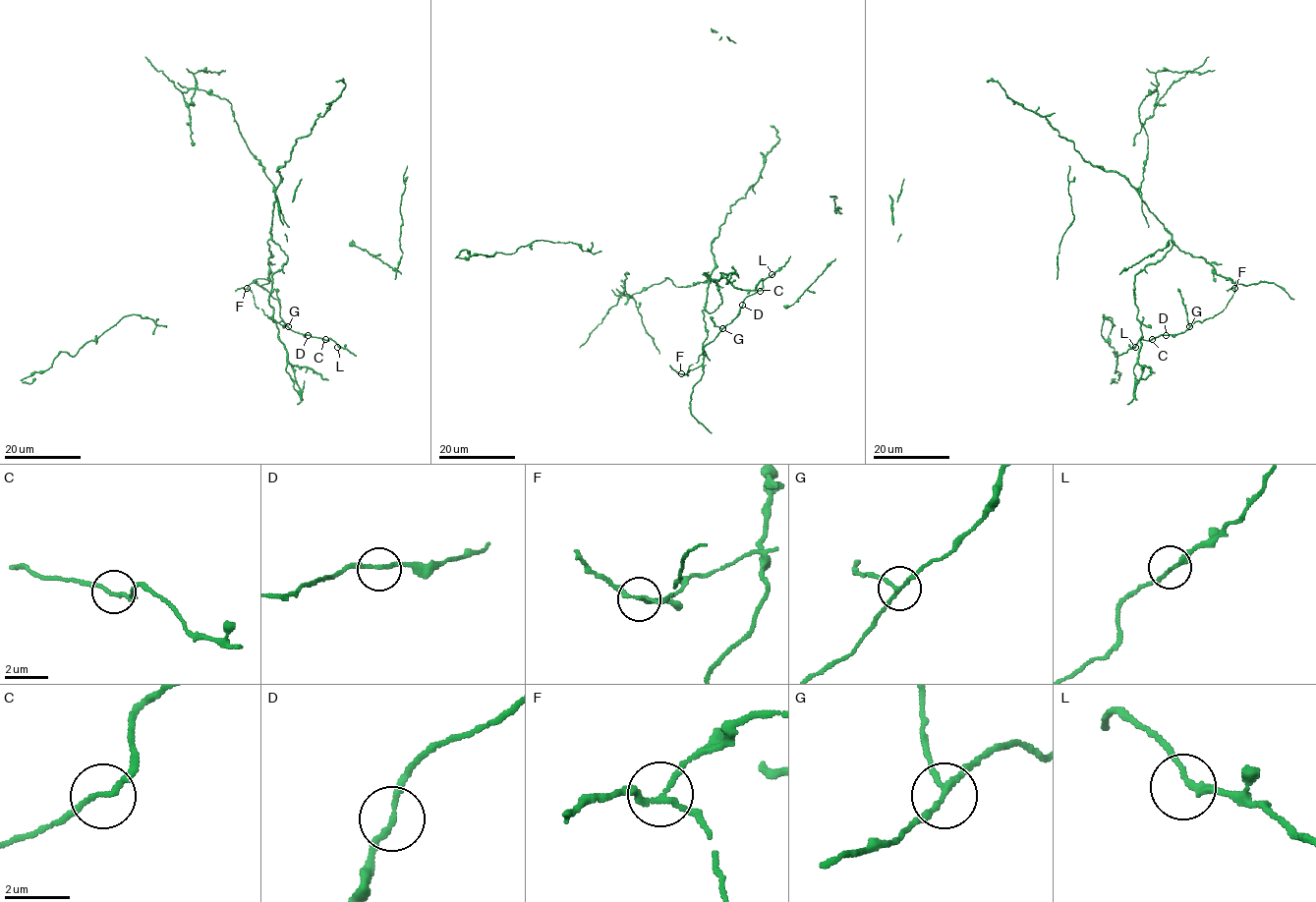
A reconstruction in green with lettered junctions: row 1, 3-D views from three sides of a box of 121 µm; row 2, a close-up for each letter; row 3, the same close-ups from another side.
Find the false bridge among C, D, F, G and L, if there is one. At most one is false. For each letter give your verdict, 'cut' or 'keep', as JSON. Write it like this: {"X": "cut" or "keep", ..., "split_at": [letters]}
{"C": "keep", "D": "keep", "F": "cut", "G": "keep", "L": "keep", "split_at": ["F"]}

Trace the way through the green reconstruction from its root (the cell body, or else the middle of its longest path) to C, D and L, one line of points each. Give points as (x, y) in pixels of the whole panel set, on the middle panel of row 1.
C: (709, 286), (702, 310), (707, 332), (703, 363), (682, 373), (736, 316), (742, 301), (760, 291)
D: (709, 286), (702, 310), (707, 332), (703, 363), (682, 373), (698, 361), (703, 348), (736, 316), (742, 305)
L: (709, 286), (702, 310), (707, 332), (703, 363), (682, 373), (736, 316), (742, 301), (760, 291), (772, 274)

